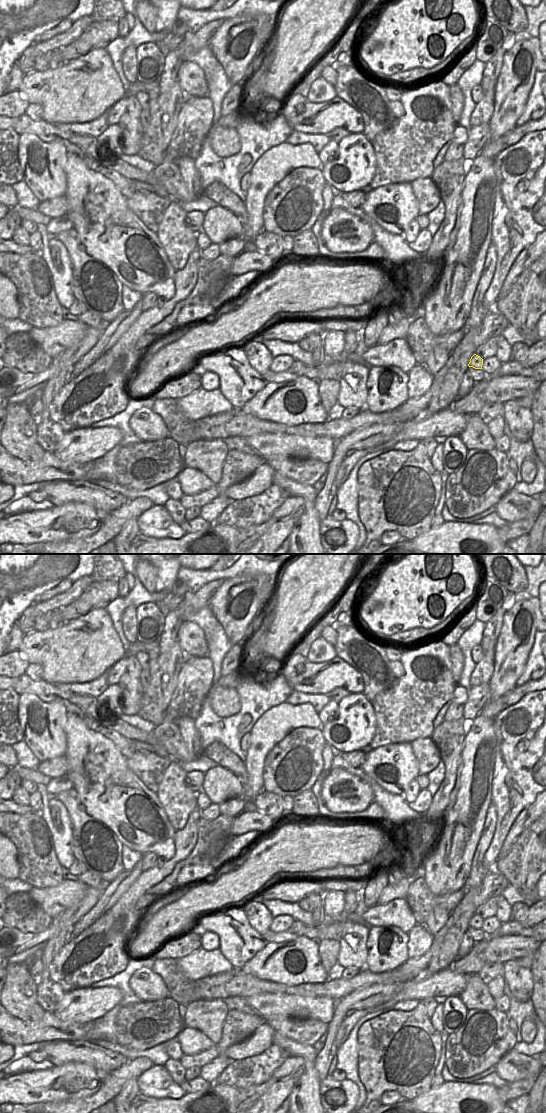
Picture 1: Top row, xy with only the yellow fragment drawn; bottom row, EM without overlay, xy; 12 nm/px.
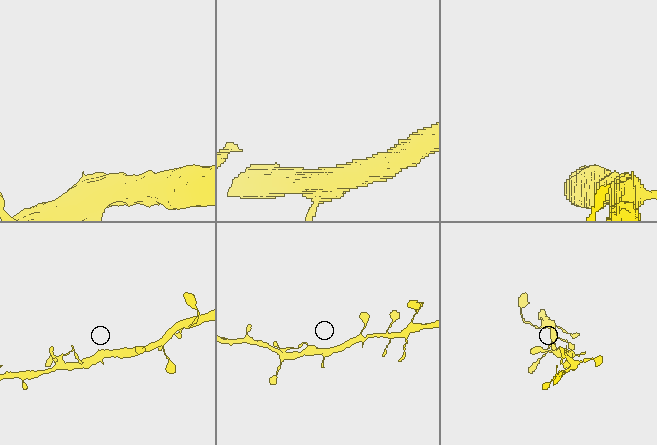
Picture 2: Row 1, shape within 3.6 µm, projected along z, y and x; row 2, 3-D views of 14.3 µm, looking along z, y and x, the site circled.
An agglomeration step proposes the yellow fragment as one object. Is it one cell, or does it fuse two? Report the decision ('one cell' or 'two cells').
one cell

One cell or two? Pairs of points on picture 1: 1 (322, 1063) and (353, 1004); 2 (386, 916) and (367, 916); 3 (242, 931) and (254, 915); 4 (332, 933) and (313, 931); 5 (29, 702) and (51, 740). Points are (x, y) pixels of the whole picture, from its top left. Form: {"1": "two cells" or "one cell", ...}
{"1": "one cell", "2": "one cell", "3": "two cells", "4": "one cell", "5": "one cell"}

